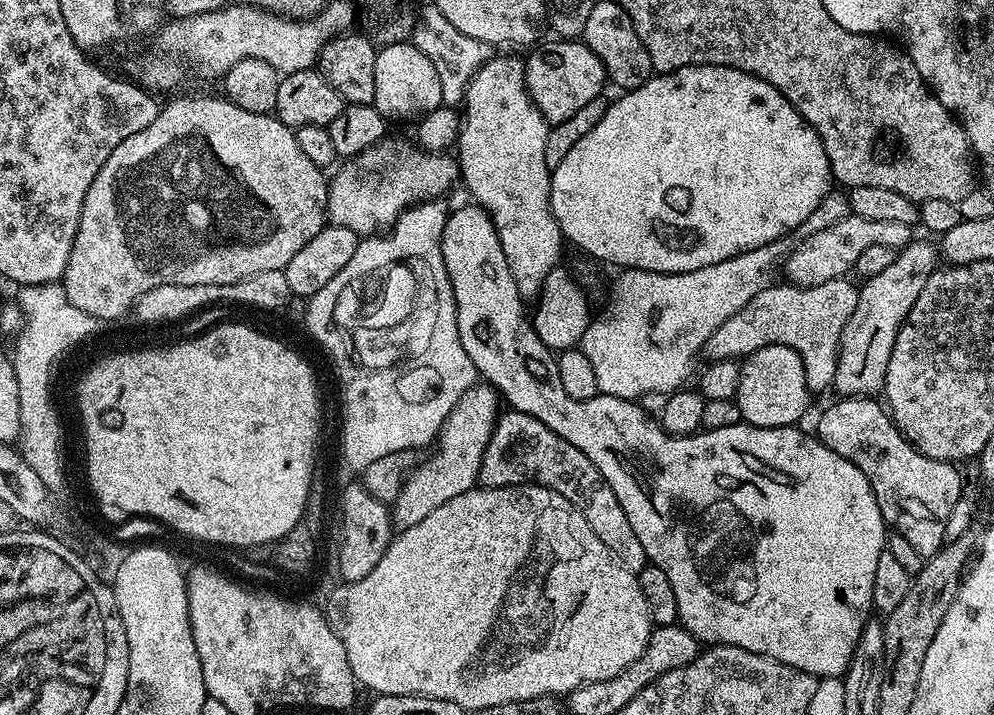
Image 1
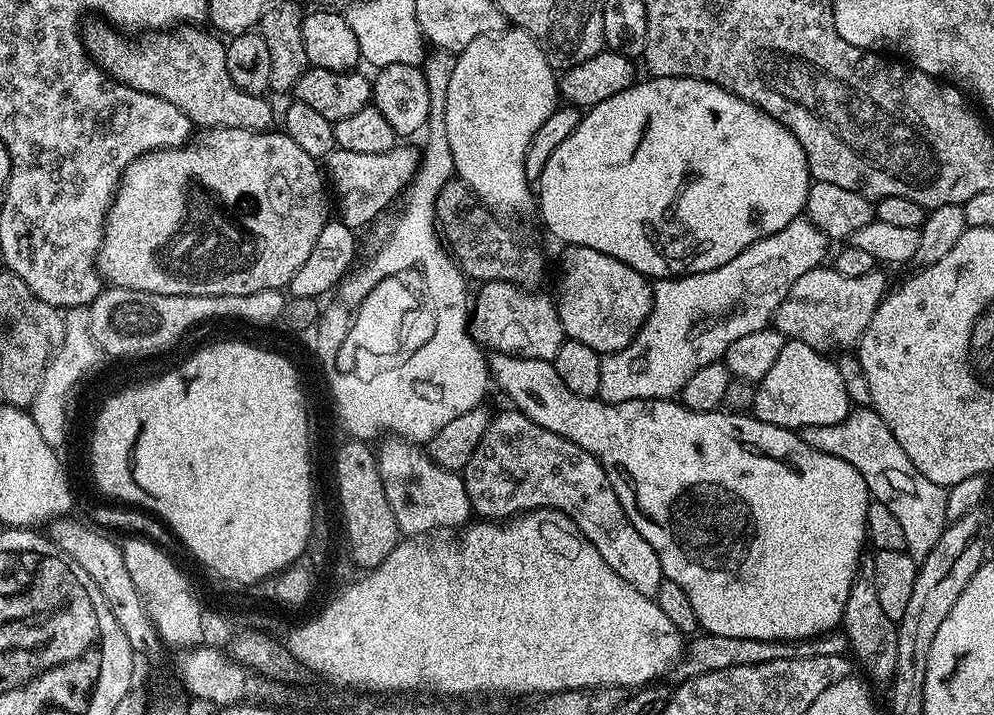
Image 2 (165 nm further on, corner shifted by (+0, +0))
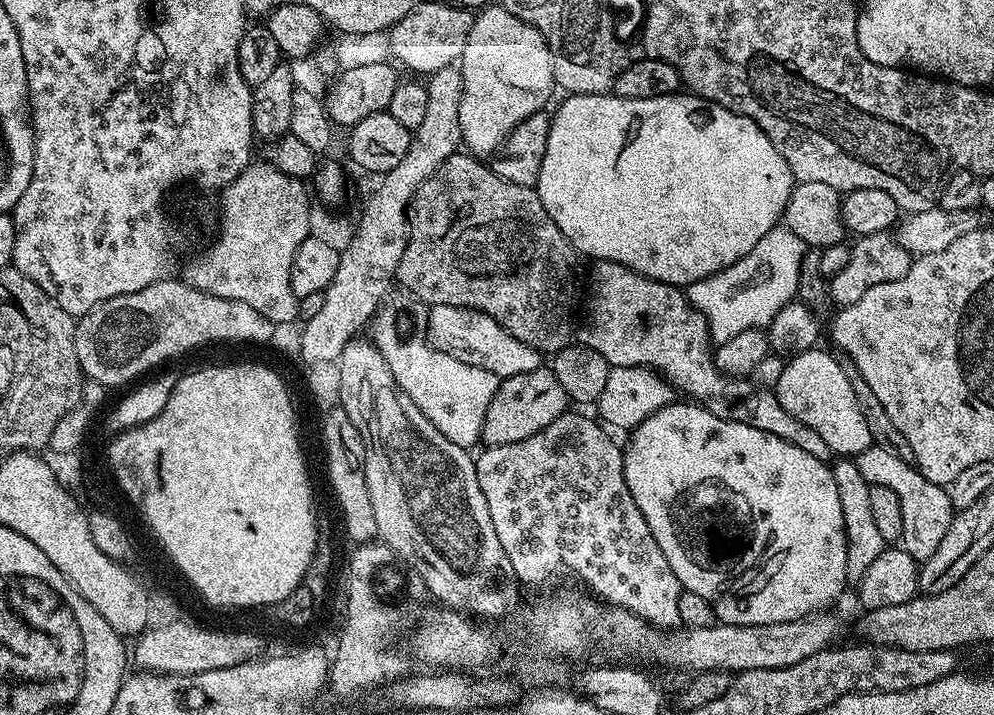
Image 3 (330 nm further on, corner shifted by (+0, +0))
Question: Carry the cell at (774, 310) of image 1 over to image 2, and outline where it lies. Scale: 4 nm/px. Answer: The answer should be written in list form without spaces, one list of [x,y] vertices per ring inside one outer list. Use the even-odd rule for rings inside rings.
[[[821,266],[802,274],[778,306],[774,327],[785,338],[806,342],[806,346],[816,348],[821,354],[831,353],[831,348],[848,350],[859,345],[860,335],[866,326],[870,326],[874,310],[878,310],[890,288],[882,272],[877,270],[858,278],[845,278],[836,272],[835,267]]]

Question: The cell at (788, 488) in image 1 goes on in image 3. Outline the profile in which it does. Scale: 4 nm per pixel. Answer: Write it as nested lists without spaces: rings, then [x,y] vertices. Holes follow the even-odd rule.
[[[673,402],[658,410],[650,418],[646,418],[637,428],[631,429],[628,445],[623,445],[624,473],[626,486],[630,486],[630,494],[642,510],[642,518],[646,518],[646,526],[650,526],[650,534],[654,534],[654,542],[658,542],[662,554],[666,554],[666,562],[670,562],[670,570],[678,578],[681,589],[693,592],[706,598],[722,624],[773,624],[774,622],[794,622],[798,618],[808,616],[811,612],[825,611],[840,596],[846,587],[846,534],[842,526],[842,502],[838,499],[838,486],[834,486],[831,467],[821,457],[806,454],[798,446],[786,442],[782,438],[774,438],[766,430],[754,430],[752,424],[730,422],[721,416],[710,414],[695,402]]]

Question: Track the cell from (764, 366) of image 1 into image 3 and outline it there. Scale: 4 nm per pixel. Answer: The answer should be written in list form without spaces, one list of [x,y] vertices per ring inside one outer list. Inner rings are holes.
[[[817,346],[797,352],[785,363],[782,378],[778,378],[778,386],[774,390],[776,400],[782,402],[782,410],[786,410],[786,414],[798,418],[802,426],[810,426],[814,434],[821,436],[829,453],[837,452],[835,455],[840,458],[855,458],[862,454],[862,450],[872,447],[872,435],[866,426],[866,418],[862,418],[862,410],[858,410],[858,398],[854,398],[854,386],[850,386],[850,377],[844,373],[844,364],[822,349]]]

